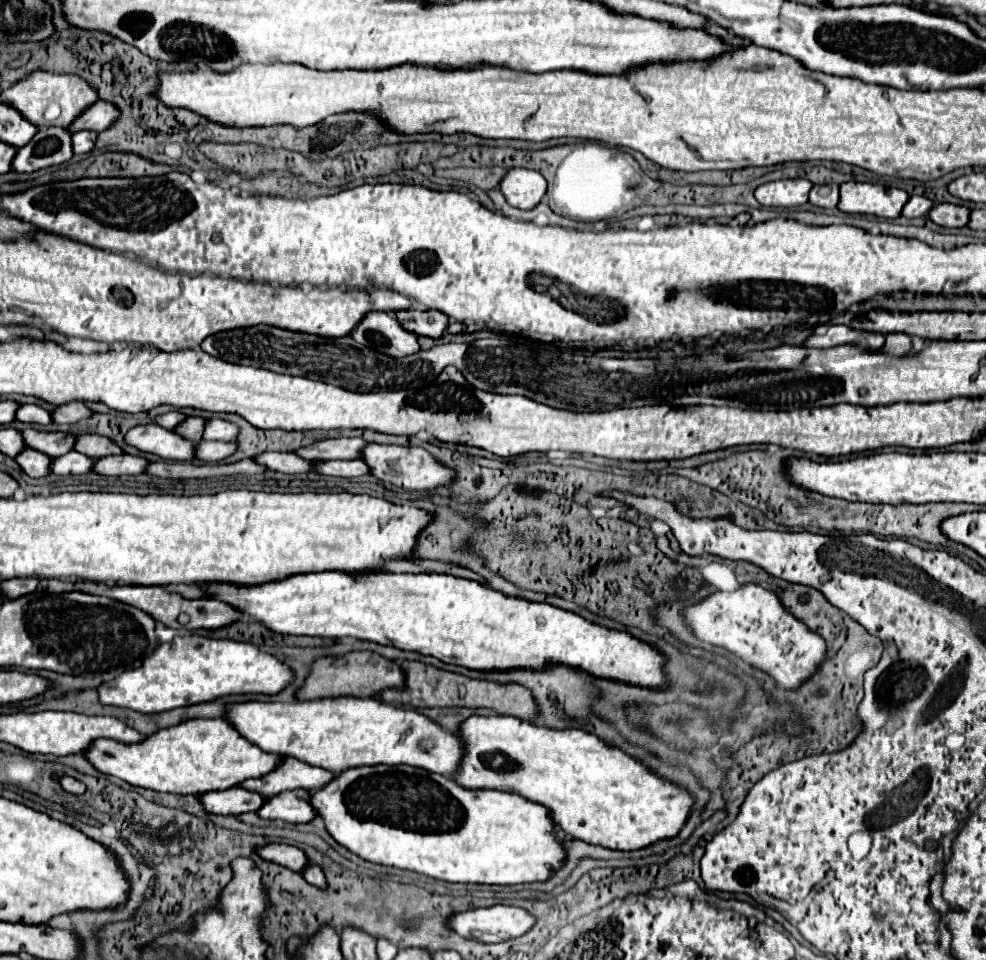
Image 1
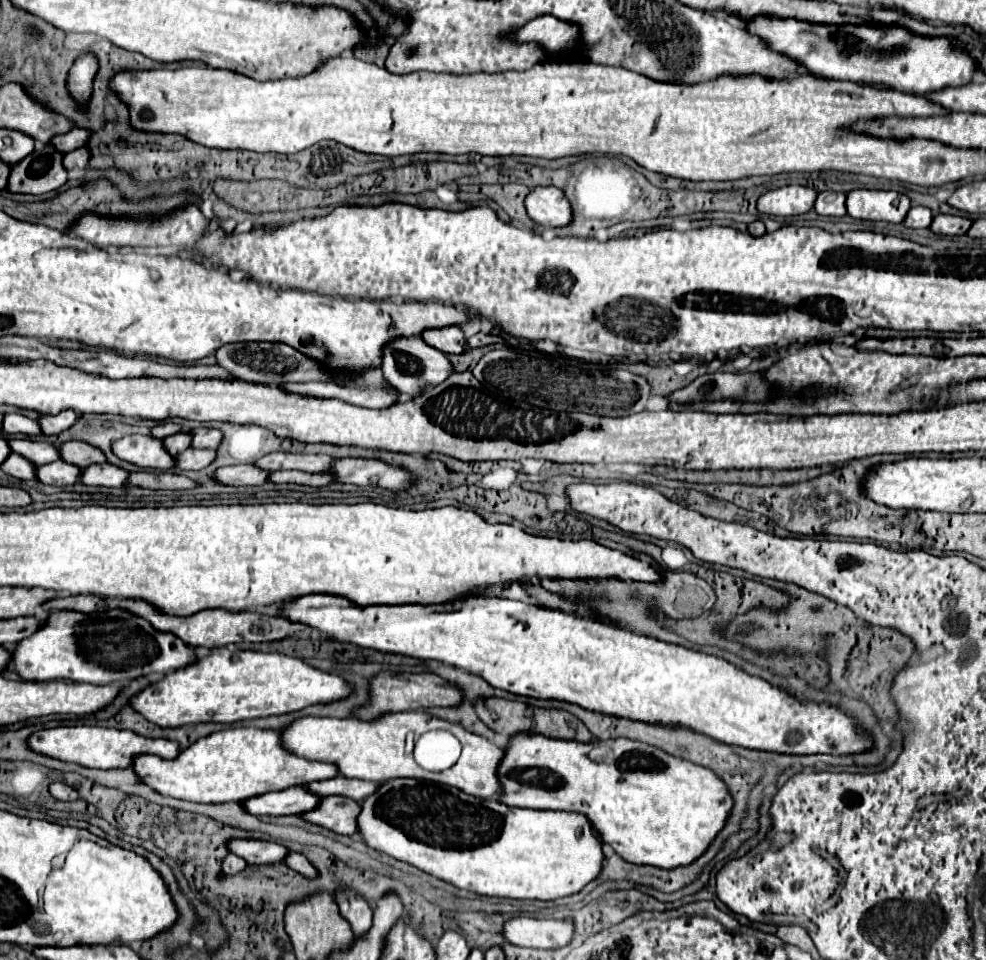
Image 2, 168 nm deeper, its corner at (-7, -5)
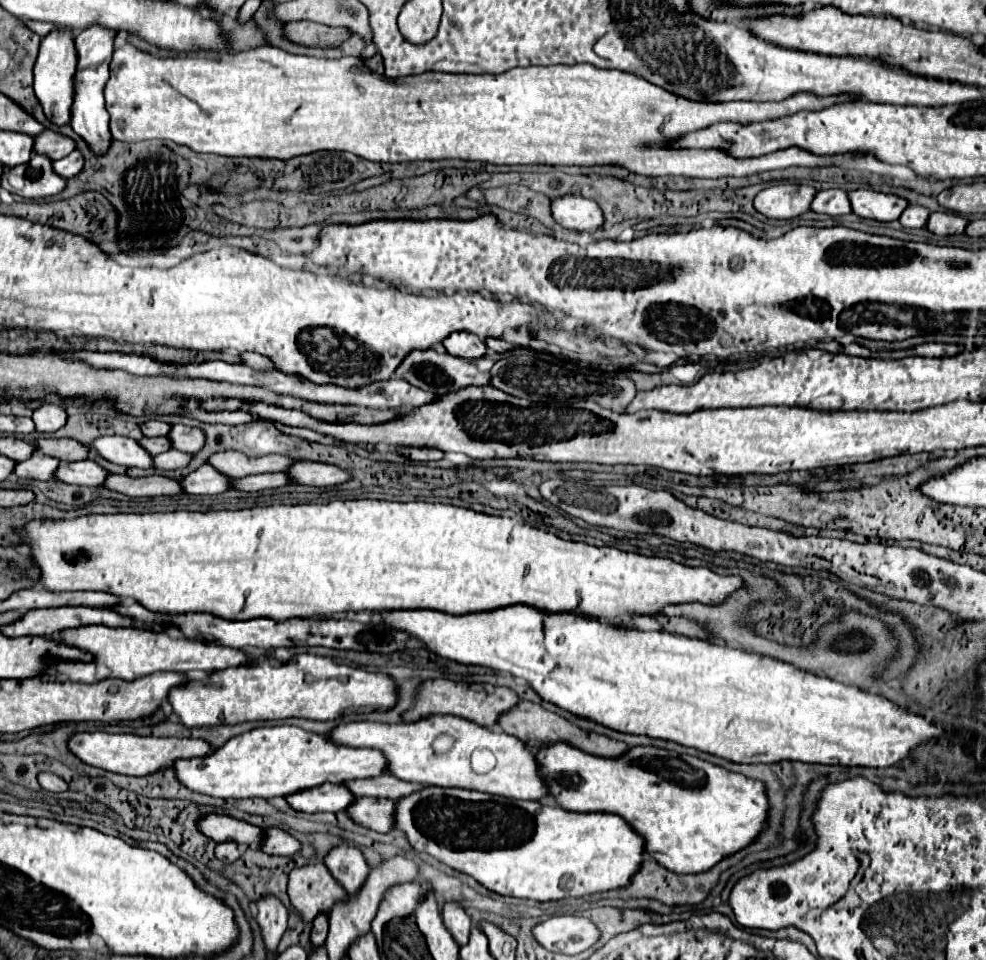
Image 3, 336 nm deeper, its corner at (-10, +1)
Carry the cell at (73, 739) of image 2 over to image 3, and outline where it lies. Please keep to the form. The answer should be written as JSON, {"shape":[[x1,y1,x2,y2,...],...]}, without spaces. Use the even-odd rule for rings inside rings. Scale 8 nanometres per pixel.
{"shape":[[77,733,69,739,69,749,87,765,129,775,129,777,145,777,153,775,161,769,171,769,177,759,189,757,205,757,215,749,207,745,203,739,177,739,177,737,139,737,139,735,113,735,113,733]]}

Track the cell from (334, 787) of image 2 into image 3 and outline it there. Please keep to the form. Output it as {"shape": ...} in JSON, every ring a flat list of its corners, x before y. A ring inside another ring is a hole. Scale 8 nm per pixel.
{"shape":[[381,775,377,779,355,779,353,783,345,783,353,795,357,797,387,797,387,799,403,799,405,795,411,795,411,791,421,791,423,785,419,783,407,783,393,775]]}

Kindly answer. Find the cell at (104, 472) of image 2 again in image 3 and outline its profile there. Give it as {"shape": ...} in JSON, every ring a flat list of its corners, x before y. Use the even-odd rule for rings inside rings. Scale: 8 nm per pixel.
{"shape":[[91,459,75,461,75,463,61,461,55,471,55,479,69,485,101,485,105,477,107,477,107,471,103,471]]}

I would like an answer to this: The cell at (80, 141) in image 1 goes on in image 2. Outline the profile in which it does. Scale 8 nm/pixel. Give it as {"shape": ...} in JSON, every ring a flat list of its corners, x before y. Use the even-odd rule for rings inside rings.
{"shape":[[82,147,82,149,74,149,70,153,64,155,64,167,66,169,74,169,74,167,80,167,84,169,90,161,90,149,88,147]]}

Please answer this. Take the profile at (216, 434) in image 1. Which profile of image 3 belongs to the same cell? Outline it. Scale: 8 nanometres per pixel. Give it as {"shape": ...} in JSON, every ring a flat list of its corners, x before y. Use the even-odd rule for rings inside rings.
{"shape":[[173,425,169,431,169,441,173,443,173,449,183,453,197,453,205,445,205,433,195,427,185,425]]}

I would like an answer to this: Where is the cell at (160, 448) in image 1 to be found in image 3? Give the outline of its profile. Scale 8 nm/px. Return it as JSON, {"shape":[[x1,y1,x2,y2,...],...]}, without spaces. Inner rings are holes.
{"shape":[[111,435,99,437,89,445,89,453,95,453,109,463,125,465,125,467,153,467,151,455,133,439]]}

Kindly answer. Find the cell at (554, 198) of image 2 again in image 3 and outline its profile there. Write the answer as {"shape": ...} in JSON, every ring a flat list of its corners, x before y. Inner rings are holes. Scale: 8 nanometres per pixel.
{"shape":[[565,195,561,199,555,199,551,203,551,211,555,221,565,229,593,231,593,229,601,229,605,223,605,215,601,207,595,201,577,195]]}

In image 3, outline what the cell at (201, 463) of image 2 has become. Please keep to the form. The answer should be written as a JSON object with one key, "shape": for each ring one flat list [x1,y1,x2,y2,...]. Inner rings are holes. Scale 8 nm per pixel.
{"shape":[[169,449,157,457,153,457,153,467,155,469,181,469,189,463,191,455,189,453,181,453,177,449]]}

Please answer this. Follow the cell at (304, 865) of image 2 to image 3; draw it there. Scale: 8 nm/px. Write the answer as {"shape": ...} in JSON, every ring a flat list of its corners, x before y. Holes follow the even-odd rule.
{"shape":[[265,827,265,839,261,841,261,851,269,855,295,855,301,849,301,843,279,827]]}

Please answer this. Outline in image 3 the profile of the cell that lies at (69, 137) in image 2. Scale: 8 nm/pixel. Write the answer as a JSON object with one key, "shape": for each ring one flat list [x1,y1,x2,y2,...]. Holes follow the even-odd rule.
{"shape":[[45,129,41,135,37,135,35,137,35,145,33,145,35,153,49,155,49,159,53,159,53,161,63,159,73,149,75,149,75,143,69,137,59,135,55,131,49,131,49,129]]}

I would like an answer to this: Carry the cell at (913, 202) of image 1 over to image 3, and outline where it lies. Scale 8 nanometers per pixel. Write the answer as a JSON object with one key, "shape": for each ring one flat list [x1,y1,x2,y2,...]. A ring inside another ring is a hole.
{"shape":[[909,205,899,223,905,227,905,229,919,229,919,227,925,227,927,225,927,219,929,219,929,211,921,205]]}

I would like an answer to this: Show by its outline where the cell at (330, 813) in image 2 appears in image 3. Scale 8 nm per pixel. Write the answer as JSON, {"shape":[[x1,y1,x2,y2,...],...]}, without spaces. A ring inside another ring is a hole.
{"shape":[[361,797,355,799,355,803,347,809,347,813,363,827,379,831,379,833,387,833,395,827,393,823,393,811,397,803,391,799,383,799,383,797]]}

